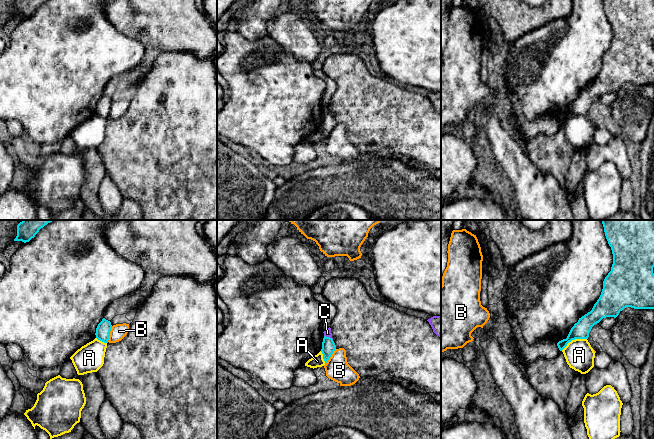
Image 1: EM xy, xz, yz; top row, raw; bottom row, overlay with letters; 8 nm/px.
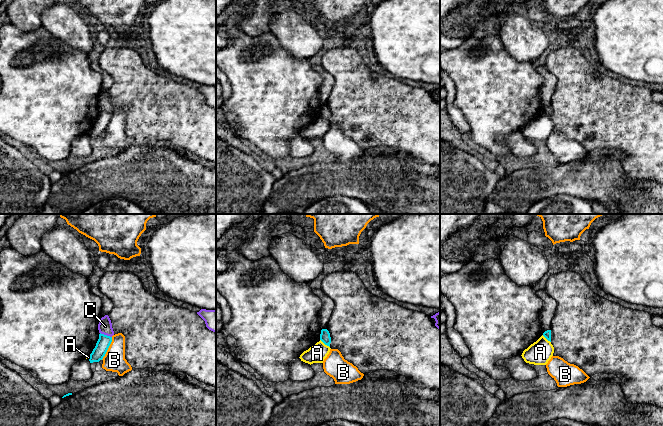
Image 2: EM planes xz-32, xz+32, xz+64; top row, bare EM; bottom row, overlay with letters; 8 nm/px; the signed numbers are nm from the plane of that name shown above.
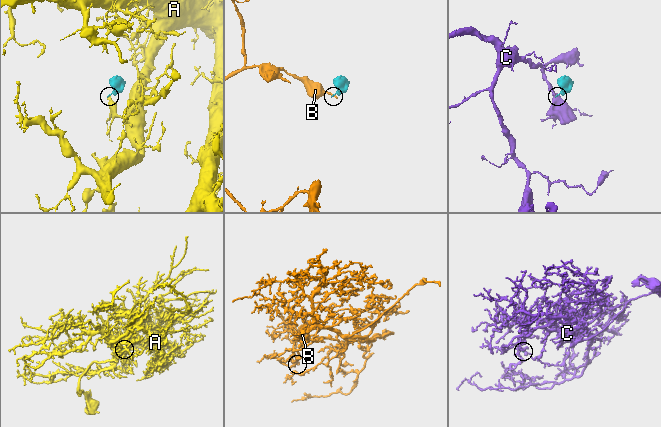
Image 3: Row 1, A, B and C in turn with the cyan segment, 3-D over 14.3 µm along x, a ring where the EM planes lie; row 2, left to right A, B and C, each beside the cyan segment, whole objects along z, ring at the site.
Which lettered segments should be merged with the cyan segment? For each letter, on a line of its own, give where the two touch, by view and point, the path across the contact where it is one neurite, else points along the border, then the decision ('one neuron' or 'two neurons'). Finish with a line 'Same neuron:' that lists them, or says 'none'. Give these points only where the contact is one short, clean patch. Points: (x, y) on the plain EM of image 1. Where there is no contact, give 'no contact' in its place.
A: contact yz (573, 115); border yz (586, 114), (572, 115), (561, 126); two neurons
B: contact xy (109, 110); border xy (112, 102), (107, 117); two neurons
C: contact xz (328, 113); border xz (324, 111), (332, 115); two neurons
Same neuron: none

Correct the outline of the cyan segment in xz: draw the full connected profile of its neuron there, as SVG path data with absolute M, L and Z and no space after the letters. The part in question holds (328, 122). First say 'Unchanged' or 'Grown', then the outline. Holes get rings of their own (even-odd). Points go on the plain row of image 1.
Unchanged. M324 112L323 118L322 118L322 125L321 128L323 130L323 135L325 137L325 140L333 130L333 128L336 126L336 121L332 114Z

